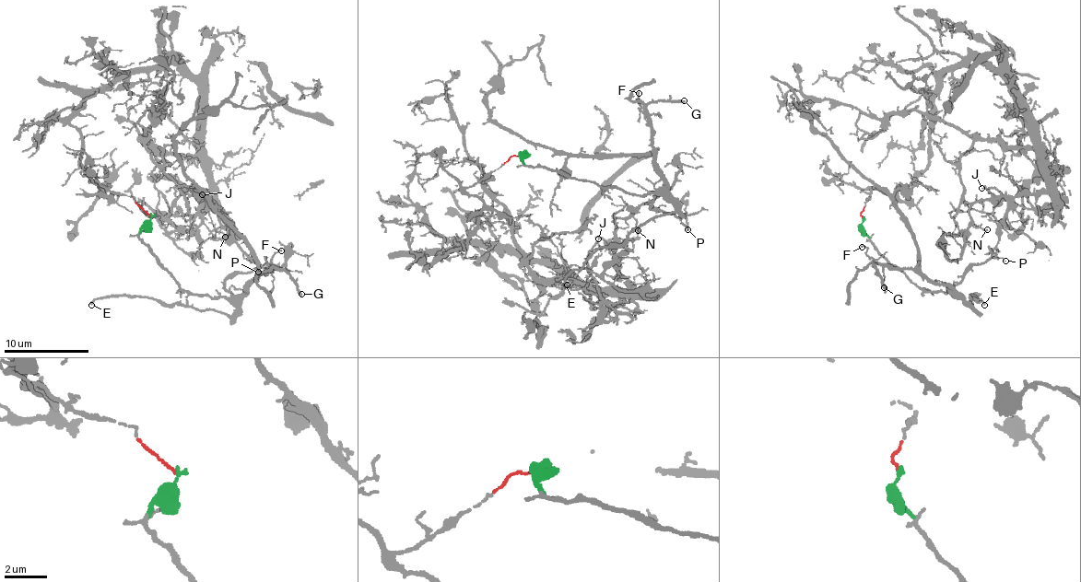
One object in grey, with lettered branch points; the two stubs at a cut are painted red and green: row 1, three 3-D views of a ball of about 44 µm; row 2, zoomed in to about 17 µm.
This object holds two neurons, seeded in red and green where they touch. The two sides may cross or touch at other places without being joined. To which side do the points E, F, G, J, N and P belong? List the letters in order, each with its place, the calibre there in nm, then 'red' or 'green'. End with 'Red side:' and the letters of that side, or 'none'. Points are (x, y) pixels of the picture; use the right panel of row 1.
E: at (984, 305); 200 nm thick; green
F: at (862, 247); 110 nm thick; green
G: at (884, 287); 240 nm thick; green
J: at (981, 188); 110 nm thick; red
N: at (987, 229); 120 nm thick; red
P: at (1005, 261); 100 nm thick; green
Red side: J, N

